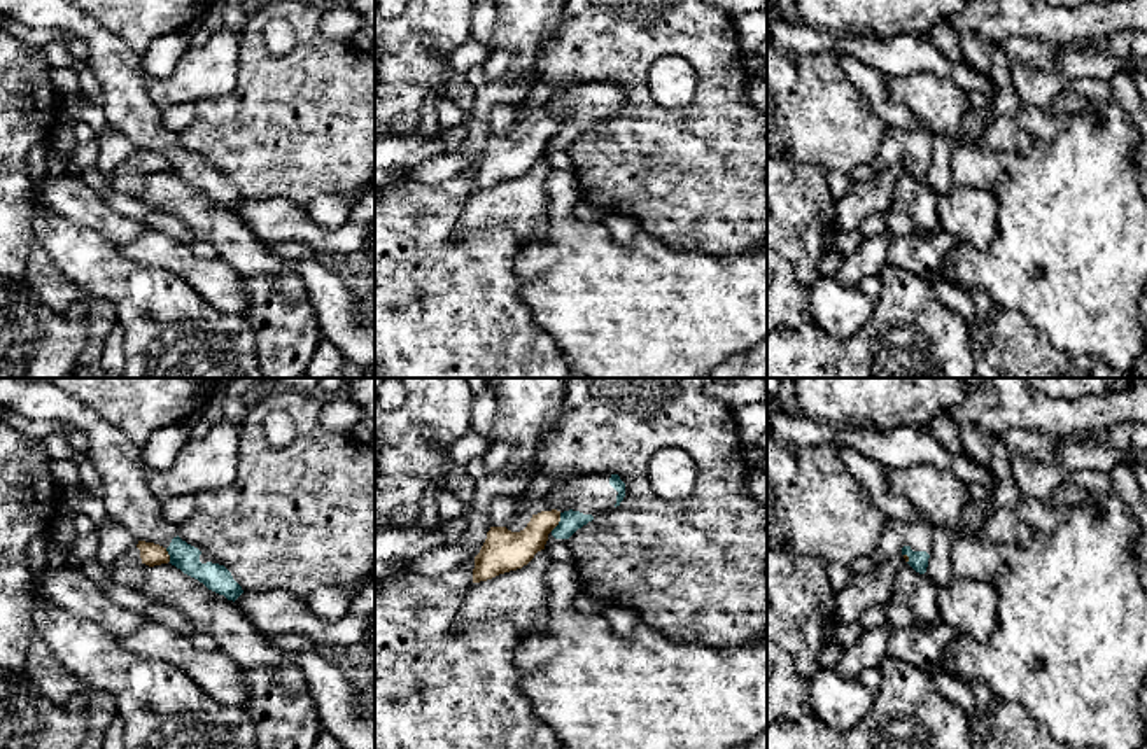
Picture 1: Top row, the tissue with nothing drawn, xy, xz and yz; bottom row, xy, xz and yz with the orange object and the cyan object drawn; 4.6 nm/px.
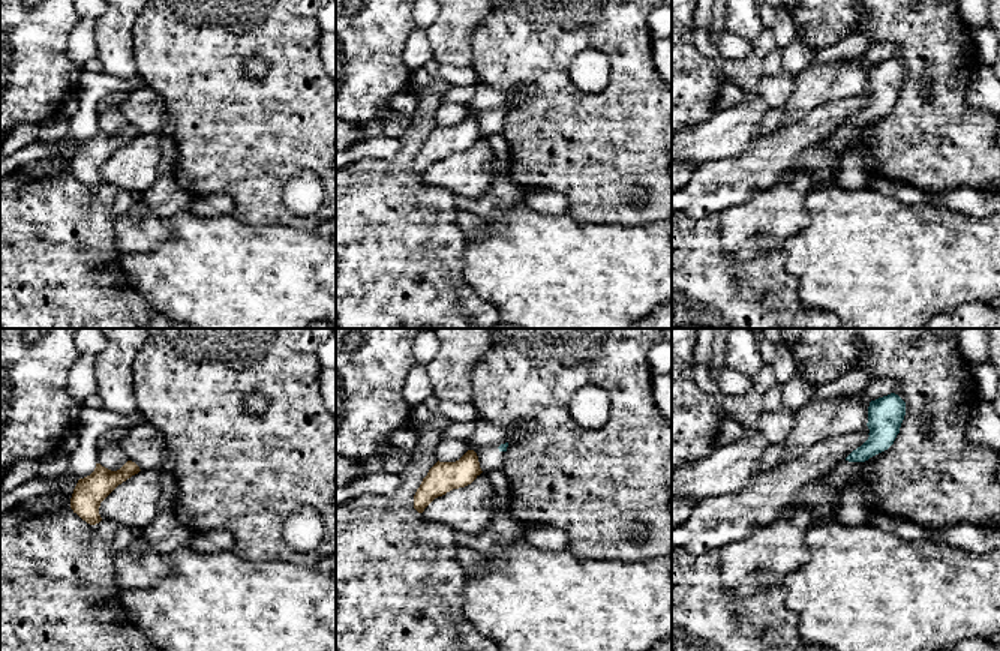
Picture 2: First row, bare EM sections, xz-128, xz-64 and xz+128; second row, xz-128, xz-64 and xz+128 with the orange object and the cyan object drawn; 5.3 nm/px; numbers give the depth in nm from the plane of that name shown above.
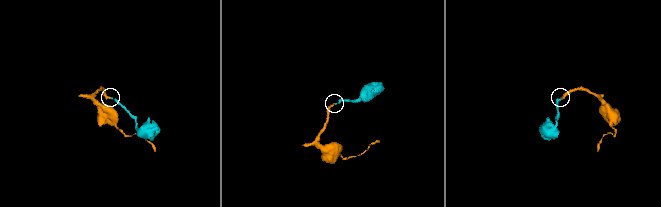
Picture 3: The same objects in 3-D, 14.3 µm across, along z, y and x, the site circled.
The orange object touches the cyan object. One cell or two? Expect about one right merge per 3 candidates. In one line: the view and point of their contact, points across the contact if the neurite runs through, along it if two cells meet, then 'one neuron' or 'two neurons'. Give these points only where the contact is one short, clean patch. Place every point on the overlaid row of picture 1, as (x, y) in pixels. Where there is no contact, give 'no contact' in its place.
contact xz (559, 520); border xz (561, 513), (561, 520), (550, 531); two neurons

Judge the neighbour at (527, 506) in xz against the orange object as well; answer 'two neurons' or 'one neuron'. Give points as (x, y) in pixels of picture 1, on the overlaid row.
one neuron

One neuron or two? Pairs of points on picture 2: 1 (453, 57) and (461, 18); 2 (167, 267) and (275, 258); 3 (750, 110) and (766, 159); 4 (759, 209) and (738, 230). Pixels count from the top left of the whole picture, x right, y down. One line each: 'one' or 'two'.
1: one
2: one
3: two
4: one

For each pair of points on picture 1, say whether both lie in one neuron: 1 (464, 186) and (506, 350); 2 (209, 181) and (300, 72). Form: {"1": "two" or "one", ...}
{"1": "one", "2": "two"}

